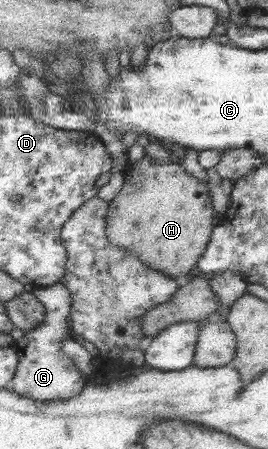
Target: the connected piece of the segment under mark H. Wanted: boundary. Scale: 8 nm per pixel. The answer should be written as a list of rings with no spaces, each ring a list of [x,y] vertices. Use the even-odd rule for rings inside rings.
[[[147,154],[132,164],[132,168],[124,174],[126,182],[122,192],[110,202],[107,218],[107,236],[110,243],[125,249],[128,253],[136,254],[150,268],[158,270],[165,276],[176,280],[187,280],[188,272],[192,272],[202,255],[206,253],[213,231],[212,220],[217,213],[214,211],[212,196],[207,182],[198,182],[192,178],[179,162],[171,161],[161,164]]]

